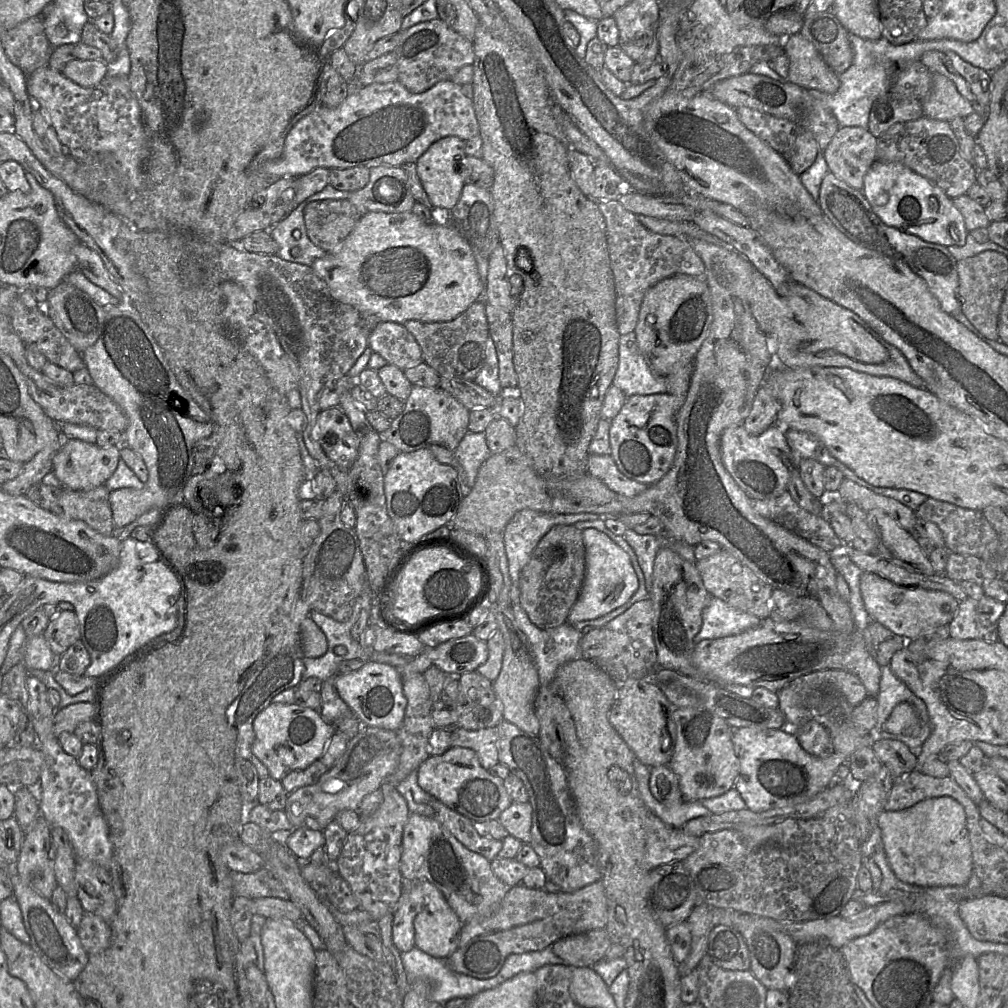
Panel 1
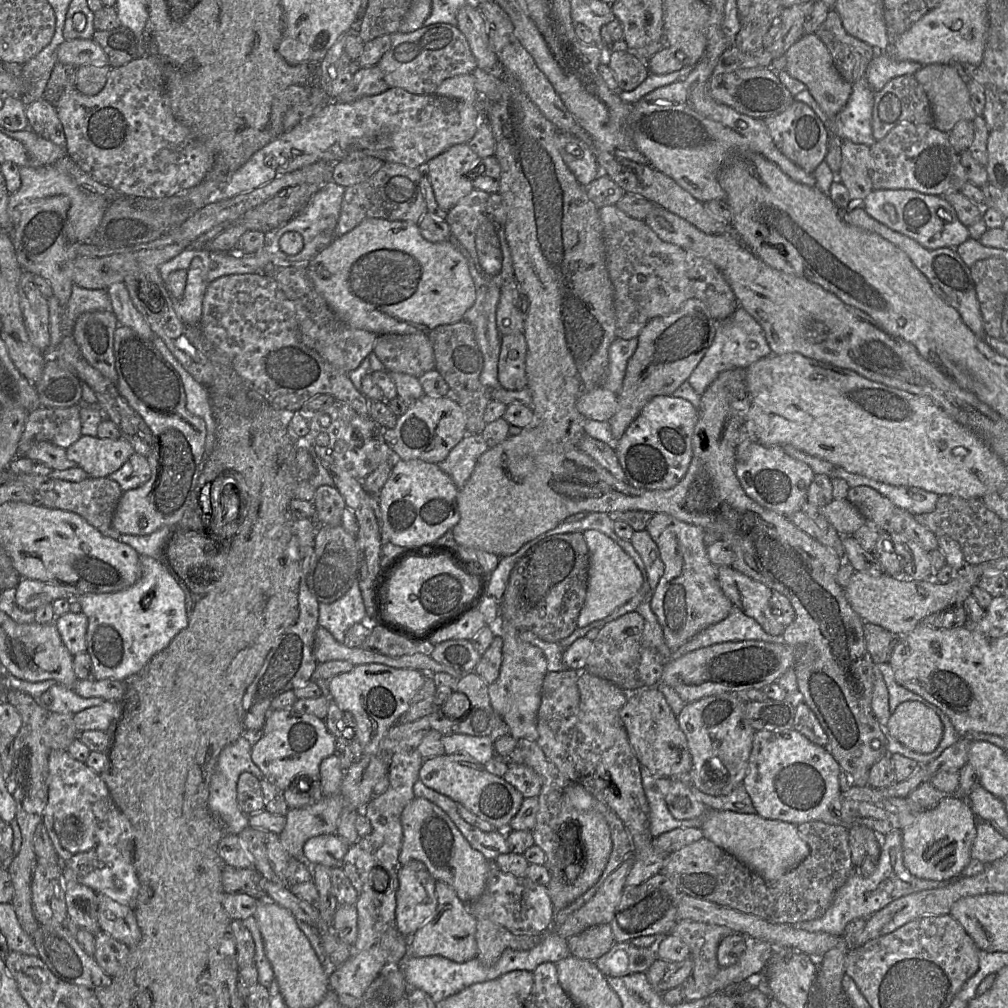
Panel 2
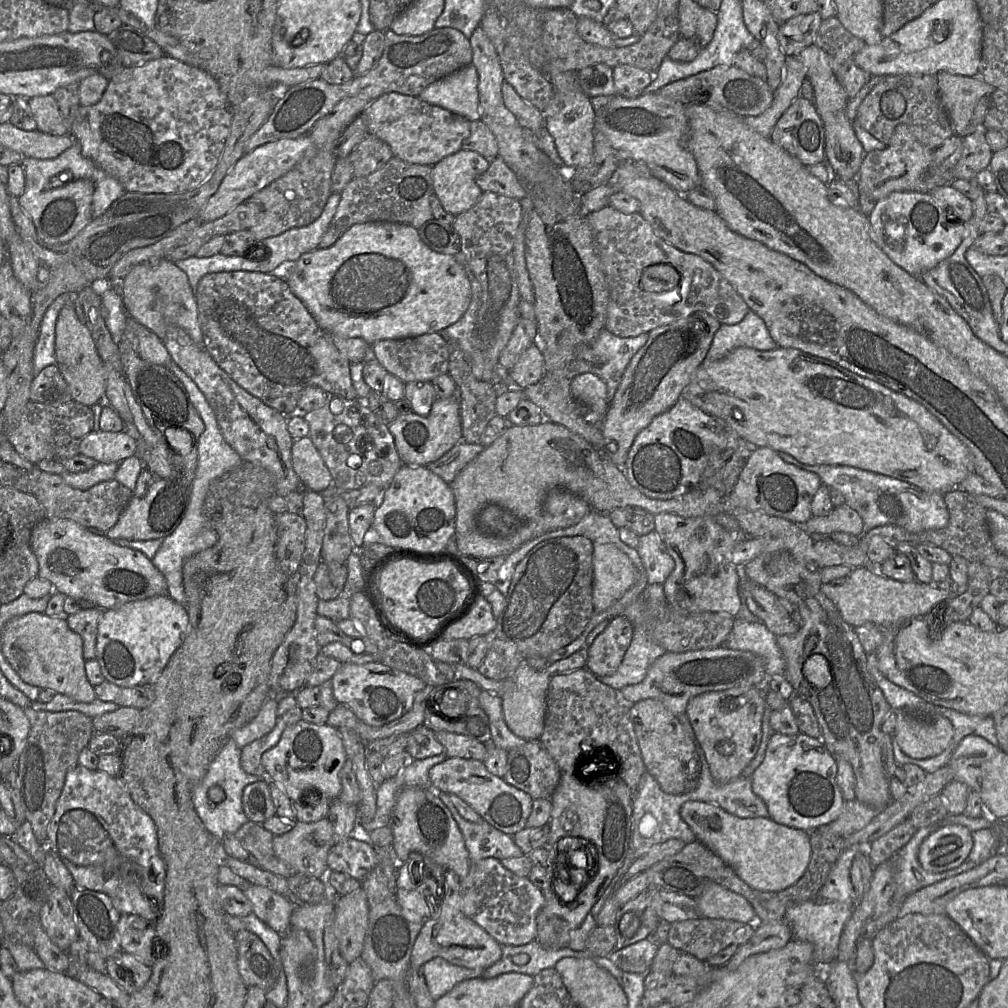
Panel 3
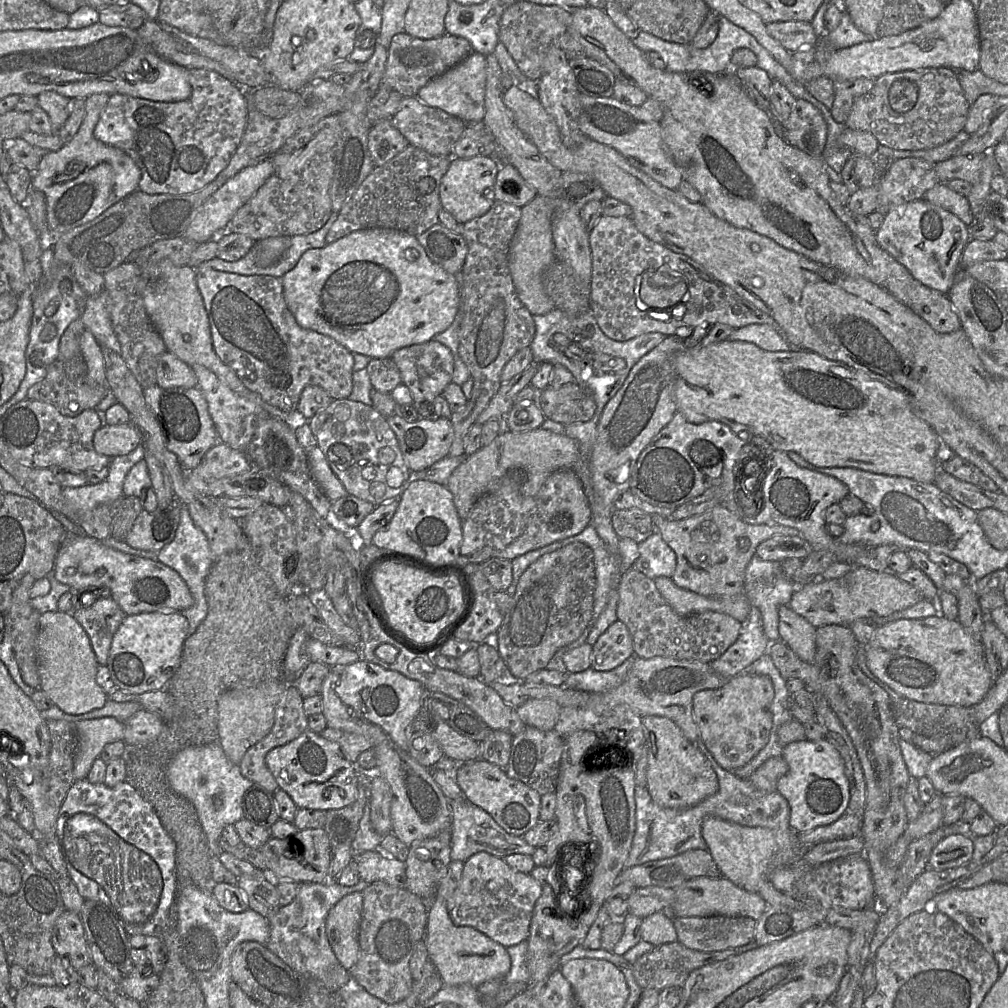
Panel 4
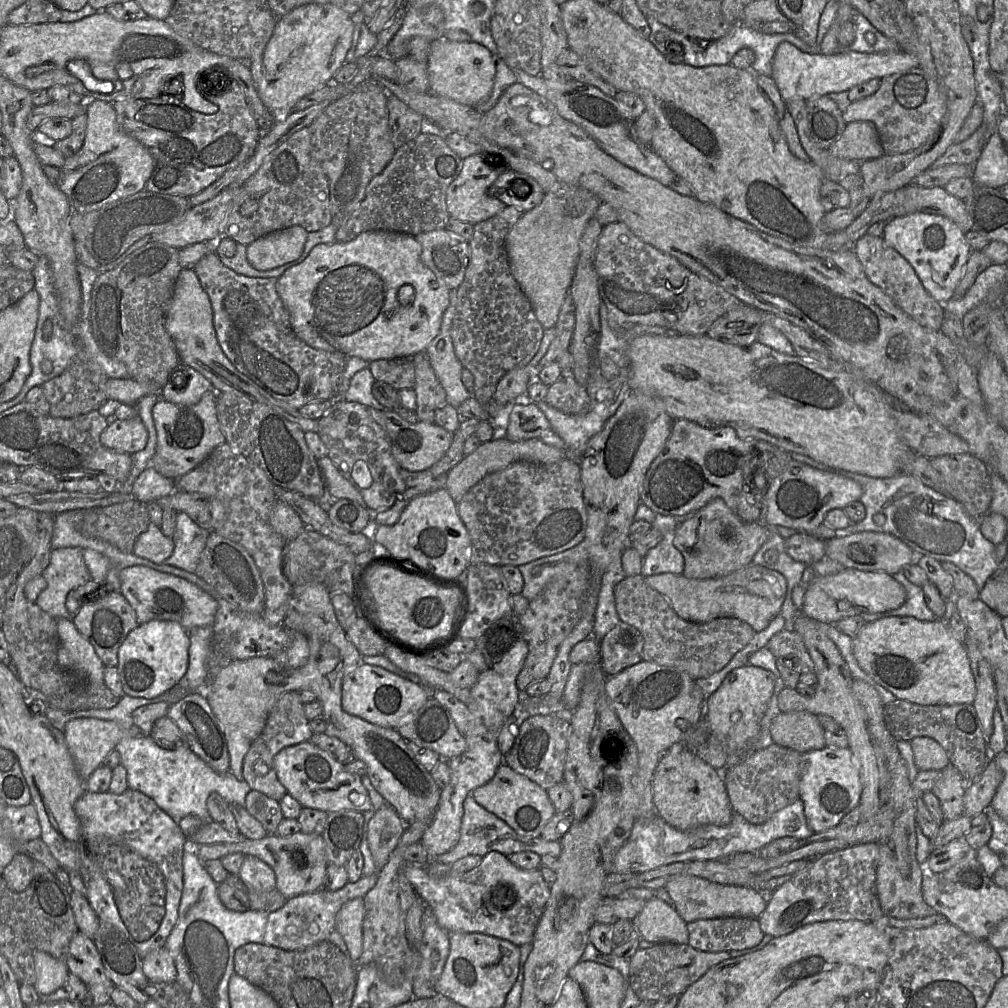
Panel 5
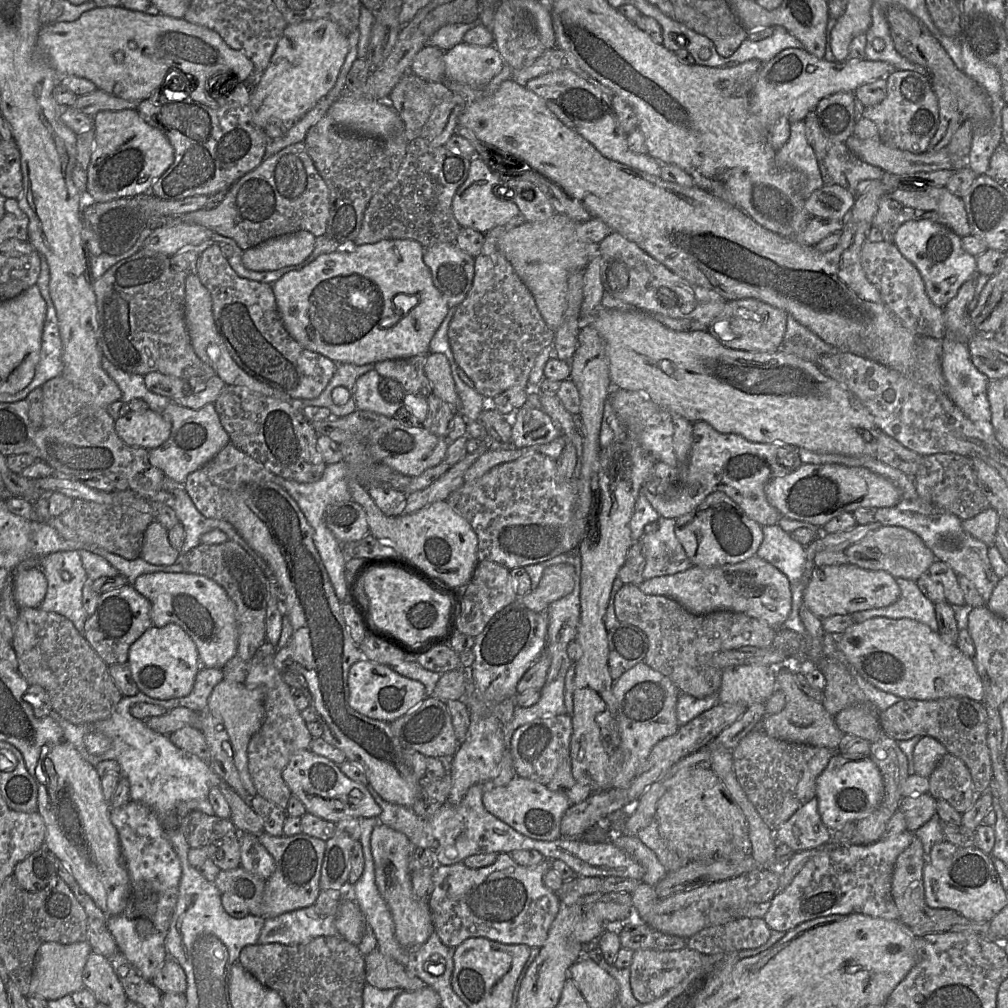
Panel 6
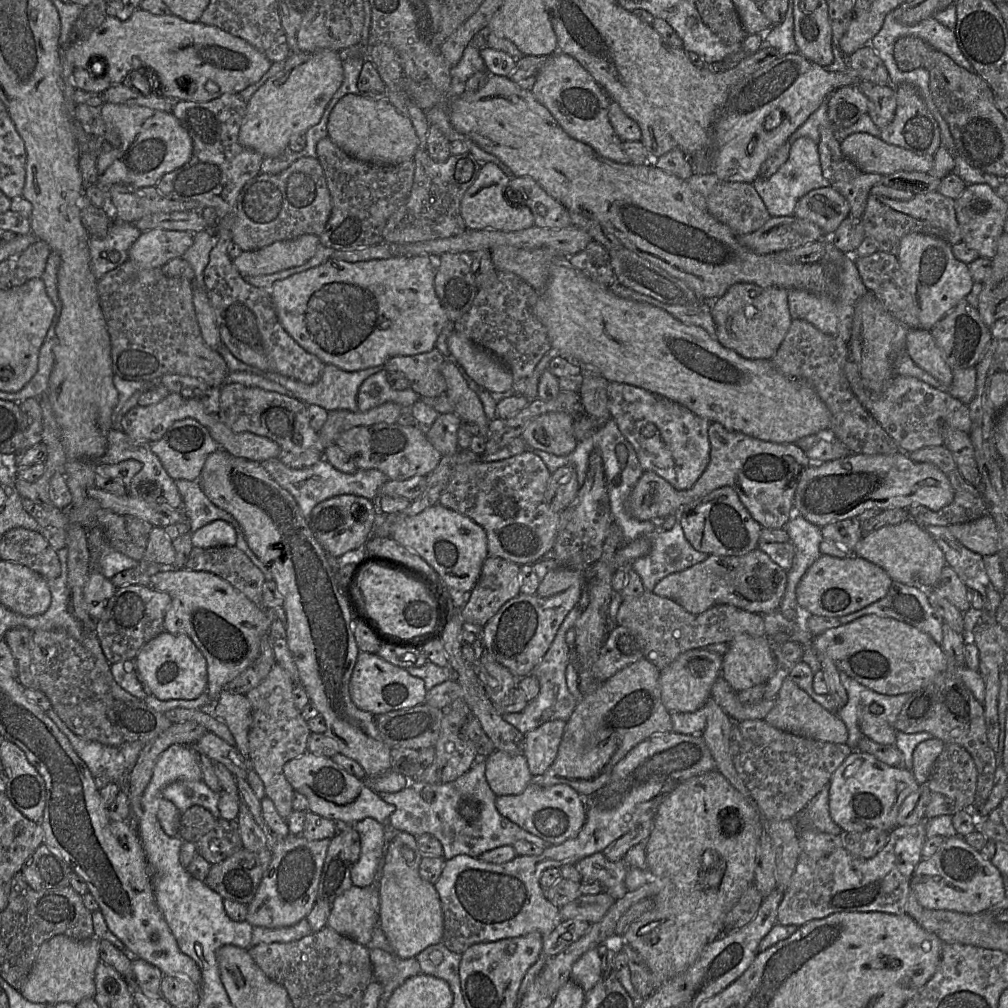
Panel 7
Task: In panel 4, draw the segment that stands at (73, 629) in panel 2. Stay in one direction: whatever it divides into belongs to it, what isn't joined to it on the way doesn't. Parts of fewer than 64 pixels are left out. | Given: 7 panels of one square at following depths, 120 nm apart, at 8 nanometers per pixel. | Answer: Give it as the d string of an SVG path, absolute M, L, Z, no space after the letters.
M110 596L71 615L88 635L99 665L106 665L113 636L127 615Z

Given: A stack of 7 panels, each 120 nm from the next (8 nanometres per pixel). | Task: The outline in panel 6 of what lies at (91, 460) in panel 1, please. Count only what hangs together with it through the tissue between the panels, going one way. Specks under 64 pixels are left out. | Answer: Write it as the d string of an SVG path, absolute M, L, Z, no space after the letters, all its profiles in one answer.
M151 409L143 412L130 411L115 421L115 430L127 445L150 450L167 440L171 422L162 413Z

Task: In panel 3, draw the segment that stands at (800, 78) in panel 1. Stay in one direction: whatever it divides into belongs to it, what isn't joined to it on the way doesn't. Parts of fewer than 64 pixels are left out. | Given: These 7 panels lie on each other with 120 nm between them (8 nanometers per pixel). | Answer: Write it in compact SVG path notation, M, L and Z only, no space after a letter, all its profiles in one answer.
M815 43L804 48L799 57L806 67L806 79L811 82L814 89L813 103L824 124L825 160L832 167L836 178L843 182L853 182L858 176L866 152L847 117L849 98L846 91L832 71L827 53Z

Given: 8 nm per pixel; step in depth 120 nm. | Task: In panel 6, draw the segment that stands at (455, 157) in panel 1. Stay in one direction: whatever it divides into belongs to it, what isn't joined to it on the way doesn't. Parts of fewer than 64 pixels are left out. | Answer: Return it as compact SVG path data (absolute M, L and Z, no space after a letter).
M471 159L468 177L457 189L452 200L453 214L461 227L486 233L497 226L506 225L521 214L514 202L496 194L495 190L501 184L501 173L491 170L482 159Z

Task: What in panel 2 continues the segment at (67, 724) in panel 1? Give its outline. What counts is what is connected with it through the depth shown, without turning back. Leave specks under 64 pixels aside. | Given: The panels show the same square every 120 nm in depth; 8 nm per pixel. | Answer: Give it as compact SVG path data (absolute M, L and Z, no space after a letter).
M107 700L101 705L86 708L74 714L76 728L79 732L116 729L123 716L124 708L124 702Z

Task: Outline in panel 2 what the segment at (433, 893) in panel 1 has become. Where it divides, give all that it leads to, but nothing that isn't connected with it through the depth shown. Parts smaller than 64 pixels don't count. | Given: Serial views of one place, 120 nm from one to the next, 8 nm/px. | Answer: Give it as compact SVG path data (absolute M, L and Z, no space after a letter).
M436 881L437 909L435 915L421 926L409 939L408 956L427 957L439 955L457 963L467 962L477 955L475 938L477 919L470 913L455 890L443 881Z

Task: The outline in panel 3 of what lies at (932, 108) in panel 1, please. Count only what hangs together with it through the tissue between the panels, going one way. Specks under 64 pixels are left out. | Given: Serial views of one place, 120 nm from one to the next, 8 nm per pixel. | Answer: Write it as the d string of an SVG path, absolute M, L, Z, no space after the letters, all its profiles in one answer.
M950 72L936 74L940 100L952 123L954 134L965 137L976 127L973 112L980 98L991 96L996 89L978 76Z

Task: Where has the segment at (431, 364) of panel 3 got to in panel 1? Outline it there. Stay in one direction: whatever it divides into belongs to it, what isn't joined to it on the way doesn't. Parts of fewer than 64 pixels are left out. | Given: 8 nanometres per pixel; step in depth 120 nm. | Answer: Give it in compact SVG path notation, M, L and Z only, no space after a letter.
M380 322L370 333L368 346L401 370L424 362L420 345L403 324Z

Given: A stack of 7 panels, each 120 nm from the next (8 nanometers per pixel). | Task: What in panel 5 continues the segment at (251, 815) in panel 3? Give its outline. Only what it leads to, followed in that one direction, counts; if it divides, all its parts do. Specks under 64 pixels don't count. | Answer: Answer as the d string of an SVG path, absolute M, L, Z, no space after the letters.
M251 789L245 797L244 806L263 825L268 834L276 834L277 827L284 818L277 800Z

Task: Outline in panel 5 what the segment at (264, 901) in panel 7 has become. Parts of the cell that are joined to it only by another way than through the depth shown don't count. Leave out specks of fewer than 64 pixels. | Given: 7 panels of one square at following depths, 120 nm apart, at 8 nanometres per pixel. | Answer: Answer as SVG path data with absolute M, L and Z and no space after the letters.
M301 830L292 835L281 837L277 834L268 834L262 839L244 839L235 843L215 843L239 846L239 853L254 856L266 864L274 871L276 880L276 890L280 892L287 900L302 894L313 893L323 888L327 859L324 849L323 837L320 834L305 833Z

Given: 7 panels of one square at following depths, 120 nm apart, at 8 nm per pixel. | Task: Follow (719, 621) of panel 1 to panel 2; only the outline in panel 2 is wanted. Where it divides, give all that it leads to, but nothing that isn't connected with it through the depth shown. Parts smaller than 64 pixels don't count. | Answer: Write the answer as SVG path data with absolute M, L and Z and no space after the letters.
M733 606L725 619L700 631L679 649L673 651L671 659L682 657L692 651L714 644L744 640L780 643L782 635L768 634L755 619Z

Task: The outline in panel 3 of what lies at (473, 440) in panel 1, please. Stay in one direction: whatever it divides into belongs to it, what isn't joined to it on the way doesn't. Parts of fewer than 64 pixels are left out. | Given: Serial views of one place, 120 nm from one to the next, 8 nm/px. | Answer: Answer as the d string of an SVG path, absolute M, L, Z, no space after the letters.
M461 440L441 458L429 463L426 467L450 484L459 472L483 449L484 445L481 442L467 443Z

